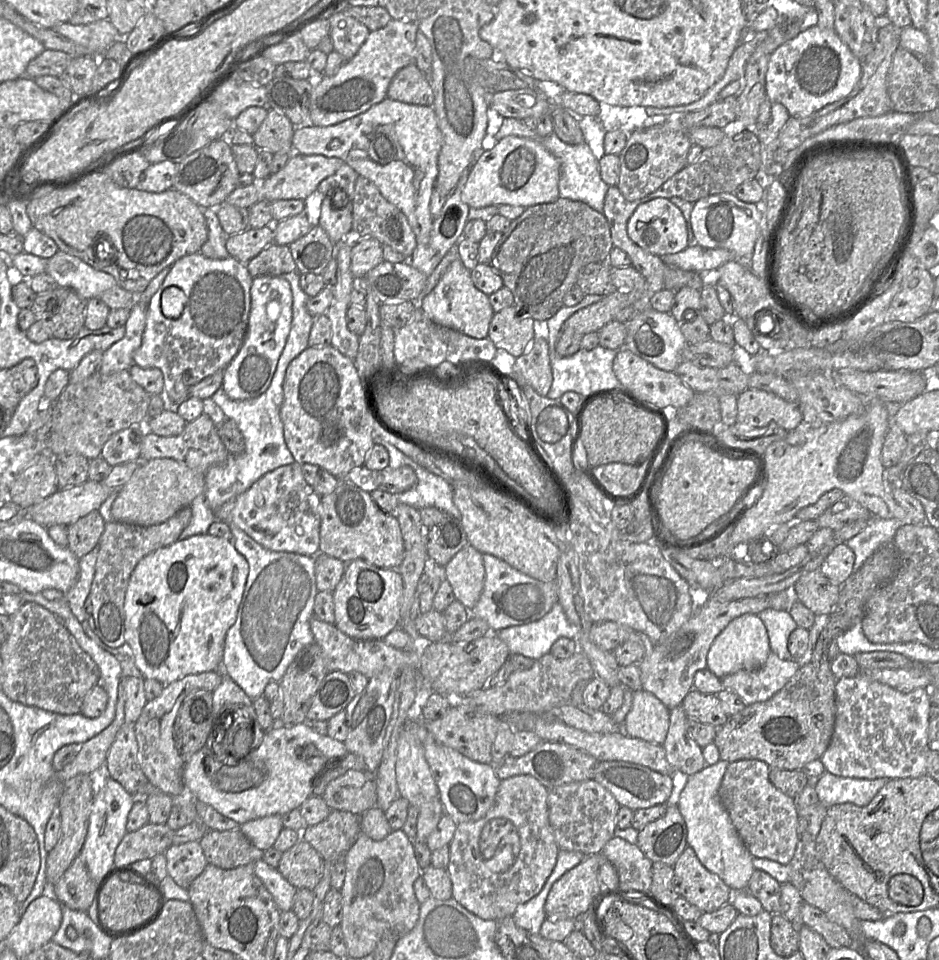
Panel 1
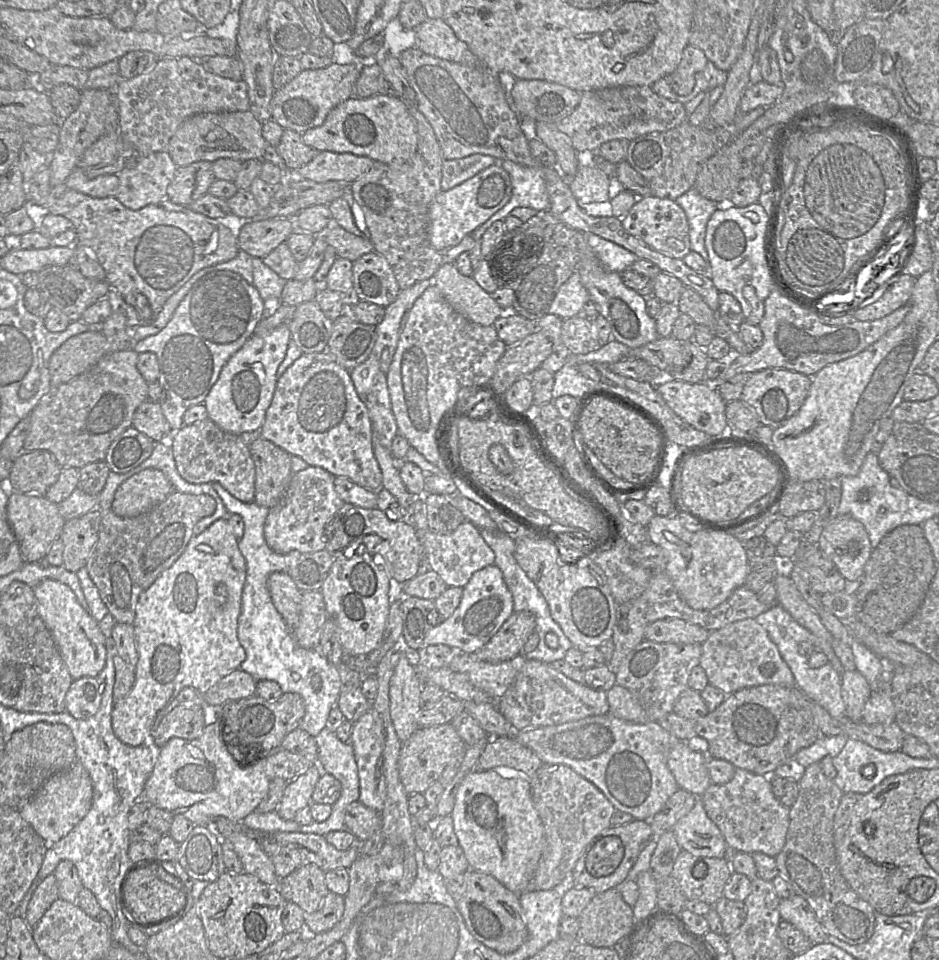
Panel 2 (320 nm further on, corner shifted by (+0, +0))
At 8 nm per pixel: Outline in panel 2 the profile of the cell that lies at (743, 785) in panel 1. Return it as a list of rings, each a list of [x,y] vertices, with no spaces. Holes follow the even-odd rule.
[[[735,768],[734,777],[725,784],[711,784],[701,796],[708,817],[721,831],[727,846],[748,854],[762,852],[776,857],[785,845],[789,827],[789,809],[774,796],[769,775],[753,774],[742,768]]]

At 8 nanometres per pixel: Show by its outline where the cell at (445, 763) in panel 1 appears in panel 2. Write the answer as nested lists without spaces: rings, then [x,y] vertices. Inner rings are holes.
[[[506,766],[469,772],[457,790],[451,816],[470,869],[493,876],[518,895],[531,892],[528,884],[544,851],[545,833],[525,773]]]

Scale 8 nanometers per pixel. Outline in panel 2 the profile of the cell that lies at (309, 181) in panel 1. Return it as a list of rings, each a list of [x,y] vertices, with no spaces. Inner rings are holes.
[[[320,151],[305,166],[297,171],[289,171],[289,173],[294,173],[297,178],[317,183],[337,181],[350,185],[368,172],[373,163],[374,160],[366,156]]]

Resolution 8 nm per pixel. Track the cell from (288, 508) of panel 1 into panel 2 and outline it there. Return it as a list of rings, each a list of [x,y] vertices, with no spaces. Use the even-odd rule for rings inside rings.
[[[308,466],[291,476],[279,503],[269,508],[264,524],[264,537],[273,551],[314,553],[326,548],[325,526],[345,503],[335,491],[334,478],[325,469],[315,466]]]

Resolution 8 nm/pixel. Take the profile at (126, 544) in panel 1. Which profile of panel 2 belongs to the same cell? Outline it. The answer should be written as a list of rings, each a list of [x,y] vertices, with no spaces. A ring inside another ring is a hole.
[[[173,491],[163,501],[135,517],[102,512],[99,538],[86,568],[116,623],[133,624],[140,595],[178,560],[194,535],[195,525],[212,515],[215,509],[216,502],[208,494]]]

